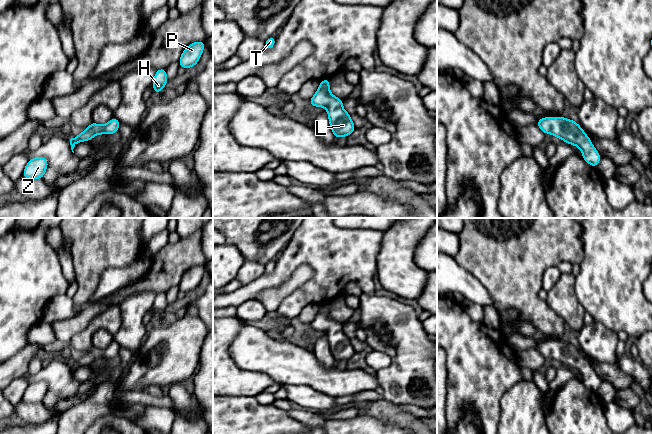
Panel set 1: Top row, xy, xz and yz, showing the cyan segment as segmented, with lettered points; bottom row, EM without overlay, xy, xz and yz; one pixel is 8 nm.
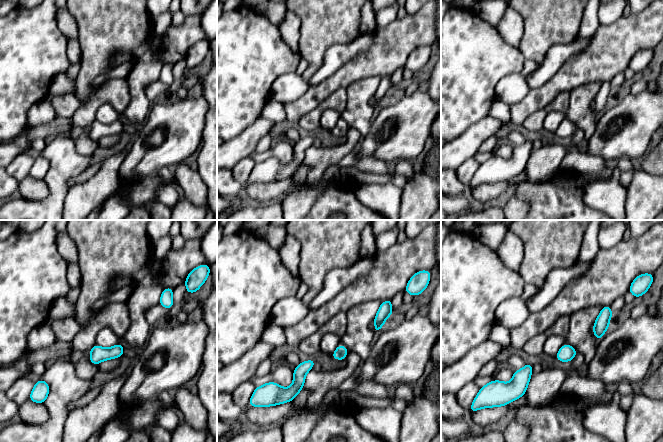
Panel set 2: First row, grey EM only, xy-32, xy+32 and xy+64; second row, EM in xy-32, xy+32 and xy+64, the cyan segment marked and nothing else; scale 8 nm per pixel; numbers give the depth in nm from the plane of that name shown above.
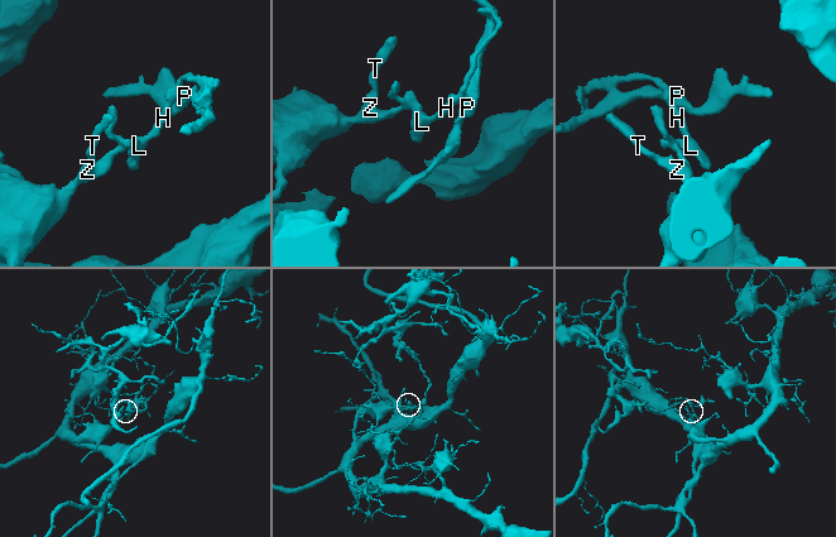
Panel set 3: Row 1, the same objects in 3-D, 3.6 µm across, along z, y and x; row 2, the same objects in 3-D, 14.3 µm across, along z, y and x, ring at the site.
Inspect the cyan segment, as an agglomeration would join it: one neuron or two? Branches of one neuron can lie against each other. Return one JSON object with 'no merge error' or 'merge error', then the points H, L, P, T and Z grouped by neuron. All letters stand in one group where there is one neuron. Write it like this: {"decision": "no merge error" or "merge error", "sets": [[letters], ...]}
{"decision": "merge error", "sets": [["H", "L", "P"], ["T", "Z"]]}

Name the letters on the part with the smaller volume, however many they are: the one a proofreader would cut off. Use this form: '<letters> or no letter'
H, L, P

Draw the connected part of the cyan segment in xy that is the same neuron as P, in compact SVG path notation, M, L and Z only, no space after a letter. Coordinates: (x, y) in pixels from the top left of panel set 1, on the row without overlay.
M196 265L187 270L178 285L180 291L185 293L195 291L202 279L205 268L206 266Z

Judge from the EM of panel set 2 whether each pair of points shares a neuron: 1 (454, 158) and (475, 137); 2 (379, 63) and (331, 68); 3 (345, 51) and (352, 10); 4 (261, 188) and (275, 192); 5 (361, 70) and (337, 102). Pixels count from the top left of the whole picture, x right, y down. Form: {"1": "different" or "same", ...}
{"1": "same", "2": "different", "3": "different", "4": "same", "5": "different"}

